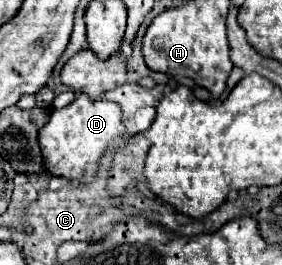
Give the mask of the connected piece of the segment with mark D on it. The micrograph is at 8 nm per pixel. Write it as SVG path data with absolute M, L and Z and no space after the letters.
M79 93L71 105L53 111L45 127L39 131L39 147L43 151L45 169L51 175L65 177L71 181L75 179L81 185L91 183L91 179L95 179L97 175L97 165L99 159L105 155L107 145L121 135L125 135L121 107L105 99L91 101L87 99L87 95Z

